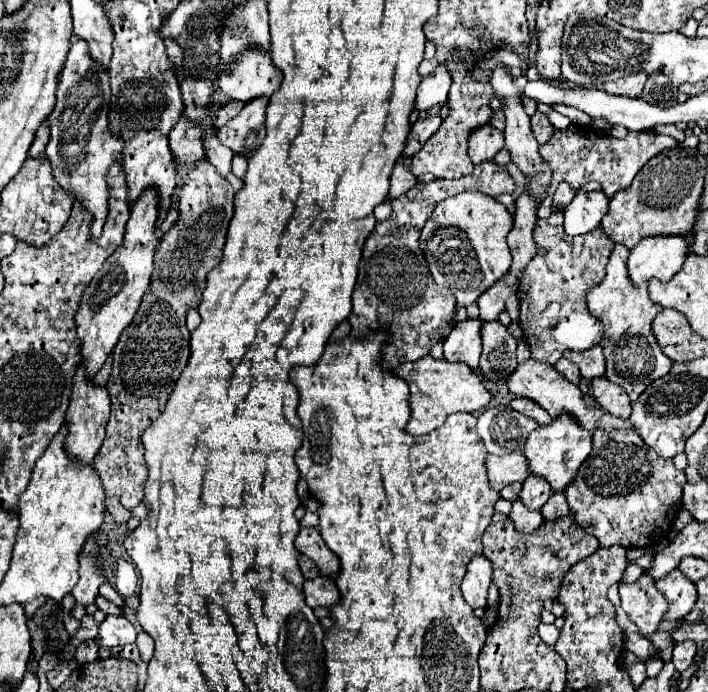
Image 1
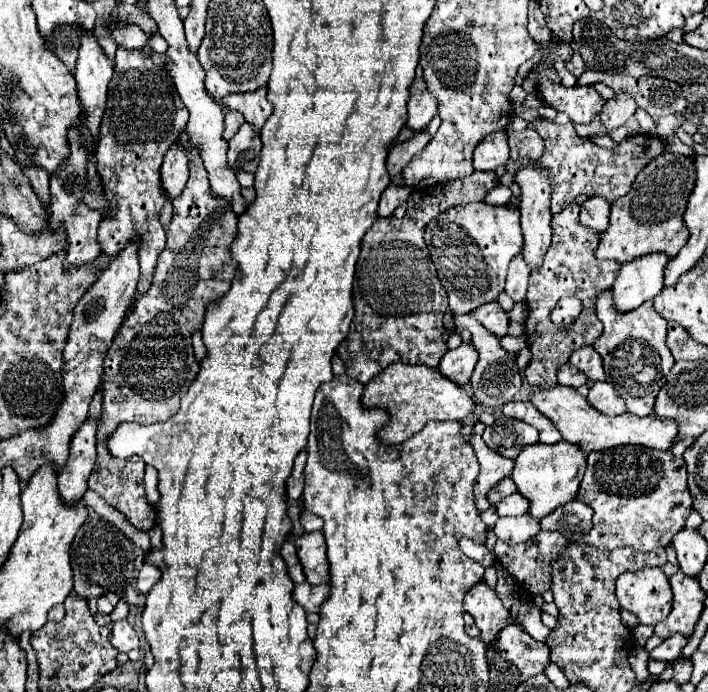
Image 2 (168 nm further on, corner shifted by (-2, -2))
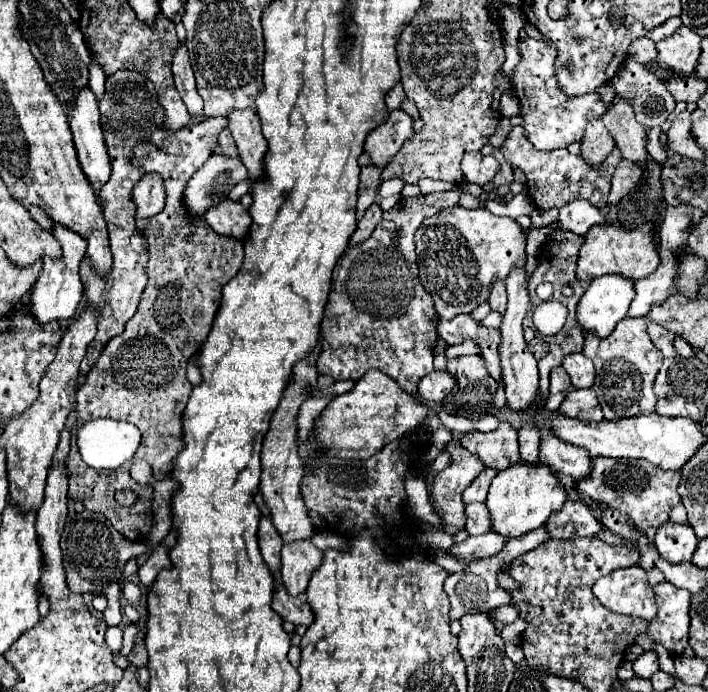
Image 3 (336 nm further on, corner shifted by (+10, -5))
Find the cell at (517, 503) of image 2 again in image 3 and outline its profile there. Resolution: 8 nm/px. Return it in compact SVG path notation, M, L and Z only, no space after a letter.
M466 504L466 530L468 534L484 534L490 530L492 520L488 518L486 504Z

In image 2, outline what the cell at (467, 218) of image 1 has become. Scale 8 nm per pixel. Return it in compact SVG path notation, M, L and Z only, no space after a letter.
M484 201L456 205L426 225L424 239L446 289L450 311L454 315L470 313L480 305L496 301L504 289L508 265L522 251L520 211Z

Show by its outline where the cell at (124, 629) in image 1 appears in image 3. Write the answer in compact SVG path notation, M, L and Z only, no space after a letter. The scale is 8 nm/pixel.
M108 626L106 644L114 654L120 652L120 648L122 648L122 628L120 626Z

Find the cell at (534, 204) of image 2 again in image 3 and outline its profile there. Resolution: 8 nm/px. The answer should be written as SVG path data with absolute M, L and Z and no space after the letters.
M526 266L512 268L512 272L506 278L508 308L506 308L502 326L500 326L502 342L500 342L500 348L498 348L498 352L500 352L500 364L502 364L502 380L506 384L506 402L510 404L510 408L520 410L520 412L528 412L532 408L532 402L534 402L536 390L538 390L538 366L536 366L536 358L528 350L526 340L522 336L522 320L524 320L526 312L532 308L526 284L528 284L526 282Z

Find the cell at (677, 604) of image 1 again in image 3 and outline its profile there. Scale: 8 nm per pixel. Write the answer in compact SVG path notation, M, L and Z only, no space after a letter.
M668 582L654 586L658 614L648 626L648 636L654 642L660 642L670 654L680 656L688 646L688 628L690 628L690 596L682 588L676 588Z

